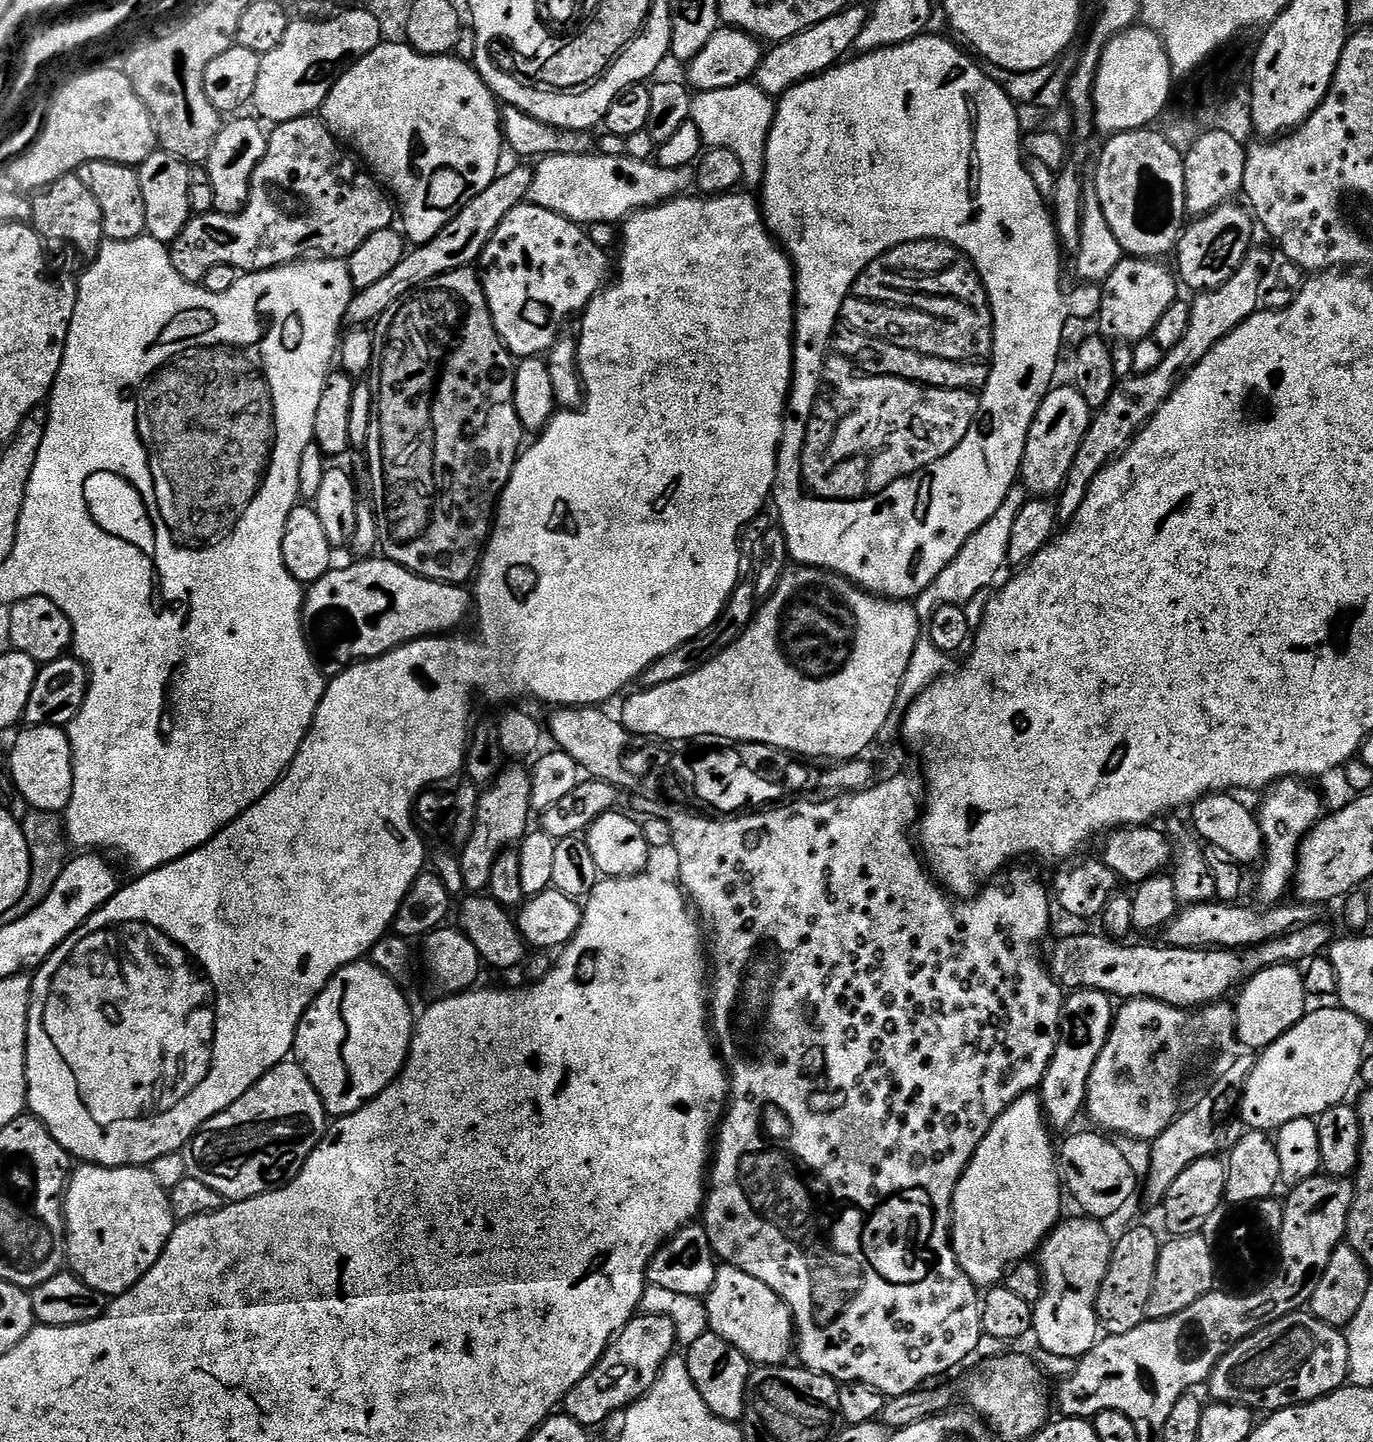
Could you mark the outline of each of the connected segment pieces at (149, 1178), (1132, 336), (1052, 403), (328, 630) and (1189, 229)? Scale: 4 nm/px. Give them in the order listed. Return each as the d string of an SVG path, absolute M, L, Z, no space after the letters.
M85 1164L71 1169L68 1187L64 1189L64 1231L66 1233L66 1264L86 1286L102 1295L115 1298L129 1292L158 1262L166 1242L178 1221L170 1210L168 1189L158 1186L158 1178L147 1167L104 1168L101 1164Z
M1125 258L1114 266L1102 285L1102 306L1098 317L1099 335L1112 342L1129 345L1151 337L1162 314L1178 298L1178 280L1173 269L1156 258Z
M1053 386L1048 389L1028 431L1026 450L1022 454L1020 463L1019 479L1033 497L1052 498L1064 488L1066 478L1070 474L1070 466L1074 466L1074 457L1078 455L1078 446L1082 446L1082 438L1086 438L1086 430L1092 425L1093 415L1094 409L1086 402L1086 398L1082 398L1082 394L1075 386L1068 386L1068 388Z
M360 558L355 562L357 564L348 564L345 568L340 566L333 567L331 572L327 572L318 582L314 582L305 591L304 609L301 618L304 619L304 635L308 638L308 643L317 657L325 656L328 660L340 664L336 666L351 666L357 662L365 660L377 660L379 656L385 656L387 652L392 652L395 648L401 648L404 644L409 644L411 640L419 640L425 636L438 636L441 634L451 633L464 619L469 619L470 613L474 608L474 596L467 587L458 584L444 584L441 580L427 580L424 576L416 576L410 570L406 570L401 564L395 564L394 561L387 558Z
M1229 202L1218 206L1212 212L1193 219L1180 233L1180 243L1176 245L1174 253L1175 271L1178 273L1178 280L1181 285L1193 288L1193 293L1213 292L1218 286L1230 282L1230 278L1238 270L1238 266L1244 261L1253 247L1252 224L1254 228L1254 217L1247 207L1240 202Z

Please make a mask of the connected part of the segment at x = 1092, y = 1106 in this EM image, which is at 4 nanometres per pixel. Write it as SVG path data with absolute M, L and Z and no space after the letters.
M1129 1000L1121 1003L1112 1021L1112 1033L1108 1036L1106 1046L1102 1046L1102 1054L1098 1054L1098 1062L1094 1062L1094 1070L1090 1074L1087 1115L1092 1115L1101 1124L1101 1129L1109 1128L1104 1129L1109 1133L1155 1142L1163 1132L1165 1135L1171 1129L1172 1121L1181 1111L1180 1083L1188 1067L1199 1056L1218 1047L1223 1040L1231 1041L1233 1036L1234 1008L1228 1002L1198 1008L1175 1008L1173 1004L1163 1004L1161 1000Z

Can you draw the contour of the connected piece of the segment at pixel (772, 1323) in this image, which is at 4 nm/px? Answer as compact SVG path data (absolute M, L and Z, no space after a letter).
M724 1264L717 1267L714 1284L703 1303L710 1331L730 1342L753 1365L780 1366L791 1352L793 1355L796 1326L792 1323L792 1311L766 1282L758 1282L758 1278Z

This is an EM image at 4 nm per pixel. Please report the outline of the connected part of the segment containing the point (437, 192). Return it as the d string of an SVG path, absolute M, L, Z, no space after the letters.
M381 42L374 51L363 56L358 63L342 73L336 79L336 85L330 90L330 94L324 99L322 109L324 123L327 124L333 136L347 145L361 161L368 160L369 165L367 164L367 167L383 181L387 191L398 201L398 212L402 220L404 216L403 235L416 246L430 242L430 238L434 238L434 234L438 234L438 230L442 230L442 226L446 226L450 222L450 218L454 218L456 213L466 206L466 202L470 202L478 194L482 194L482 190L486 190L486 186L490 186L490 182L496 180L502 168L500 151L503 153L506 145L504 134L500 130L501 105L486 86L484 79L476 72L475 67L469 61L467 64L464 60L455 60L456 58L452 54L423 56L407 42Z

